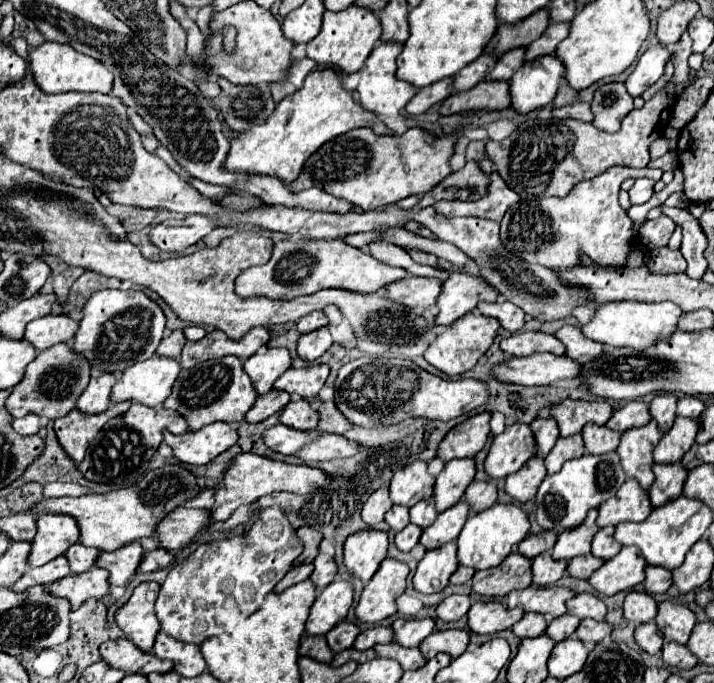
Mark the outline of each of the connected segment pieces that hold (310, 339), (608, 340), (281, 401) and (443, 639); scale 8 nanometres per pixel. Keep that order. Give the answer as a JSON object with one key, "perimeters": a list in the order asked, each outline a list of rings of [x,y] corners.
{"perimeters":[[[[327,327],[323,329],[317,329],[317,331],[311,331],[307,335],[301,335],[299,337],[299,343],[297,343],[297,355],[303,359],[303,361],[315,361],[319,359],[329,347],[331,347],[333,339],[327,331]]],[[[611,301],[597,307],[591,321],[581,327],[581,333],[597,343],[609,345],[609,347],[621,347],[631,345],[633,349],[647,349],[647,345],[653,345],[659,337],[669,337],[677,329],[677,321],[683,315],[683,311],[677,305],[665,303],[643,303],[643,301]]],[[[271,391],[271,393],[265,393],[263,397],[257,397],[255,405],[245,413],[245,421],[247,423],[259,423],[259,421],[265,421],[267,417],[275,415],[279,409],[283,409],[283,405],[287,405],[287,401],[291,399],[289,393],[283,393],[283,391]]],[[[447,629],[431,633],[421,645],[421,653],[425,659],[433,659],[437,653],[449,653],[453,659],[459,657],[469,645],[469,633],[461,629]]]]}

